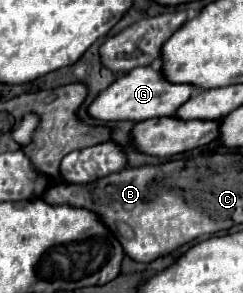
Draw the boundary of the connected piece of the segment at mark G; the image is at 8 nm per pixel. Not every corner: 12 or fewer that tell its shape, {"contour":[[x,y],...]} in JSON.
{"contour":[[135,67],[89,115],[103,121],[173,115],[195,87]]}

